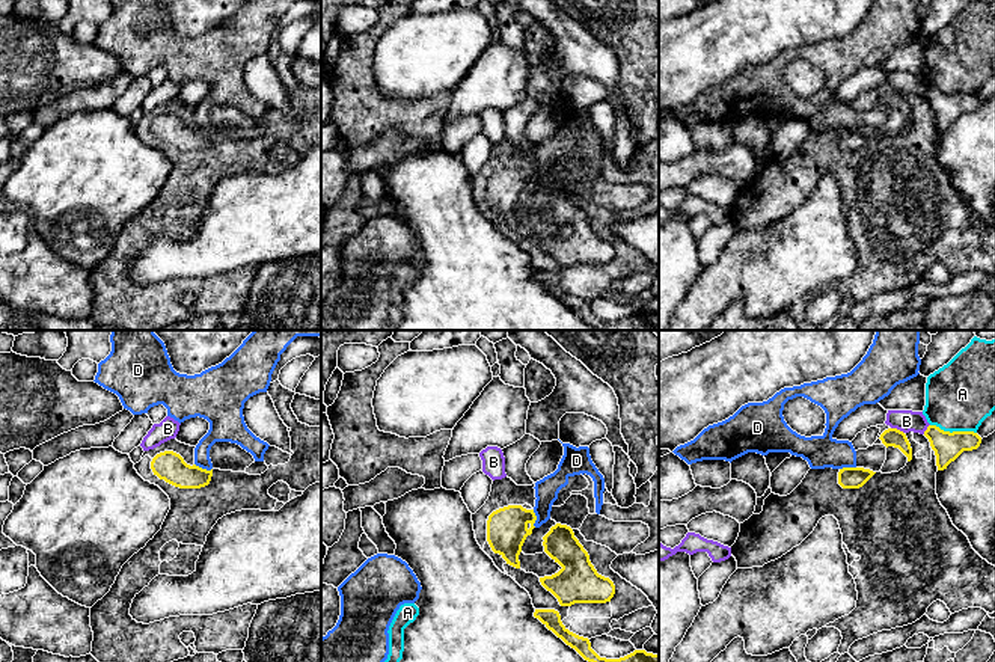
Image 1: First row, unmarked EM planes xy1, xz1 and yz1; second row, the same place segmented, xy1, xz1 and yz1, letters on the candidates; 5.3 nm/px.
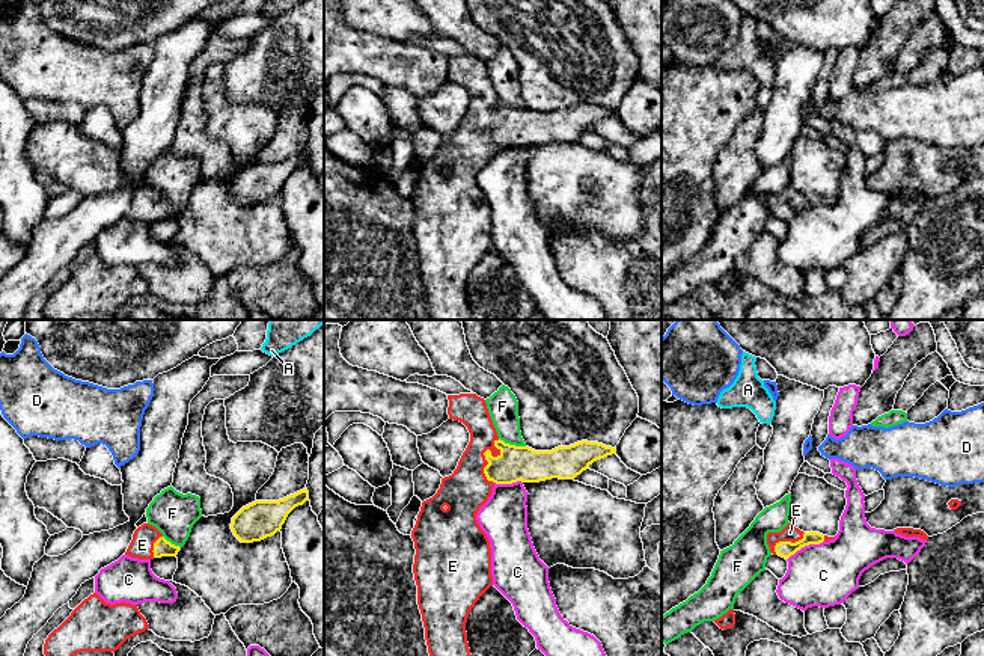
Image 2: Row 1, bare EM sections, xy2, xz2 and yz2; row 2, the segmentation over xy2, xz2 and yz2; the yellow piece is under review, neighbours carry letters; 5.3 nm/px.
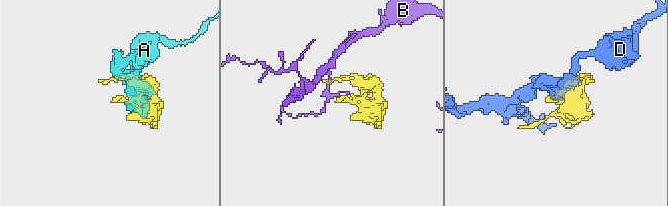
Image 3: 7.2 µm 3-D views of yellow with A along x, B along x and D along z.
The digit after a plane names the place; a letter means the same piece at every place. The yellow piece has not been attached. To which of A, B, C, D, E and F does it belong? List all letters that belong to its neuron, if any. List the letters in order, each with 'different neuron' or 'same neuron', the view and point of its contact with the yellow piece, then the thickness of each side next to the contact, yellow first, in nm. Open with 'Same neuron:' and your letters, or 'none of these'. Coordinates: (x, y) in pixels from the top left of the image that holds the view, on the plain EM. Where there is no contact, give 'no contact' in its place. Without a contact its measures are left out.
Same neuron: E
A: different neuron; contact yz1 (953, 94); calibres 150 and 360 nm
B: different neuron; contact yz1 (896, 91); calibres 100 and 120 nm
C: different neuron; contact yz2 (805, 207); calibres 90 and 340 nm
D: different neuron; contact xy1 (204, 131); calibres 160 and 160 nm
E: same neuron; contact xz2 (484, 115); calibres 190 and 240 nm
F: different neuron; contact xz2 (513, 107); calibres 190 and 160 nm

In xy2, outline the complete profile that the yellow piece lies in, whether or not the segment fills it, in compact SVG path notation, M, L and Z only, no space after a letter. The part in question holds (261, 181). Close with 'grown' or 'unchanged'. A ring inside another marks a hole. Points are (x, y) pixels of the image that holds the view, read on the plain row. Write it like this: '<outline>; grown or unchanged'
M307 151L279 163L255 163L234 179L231 192L241 205L261 204L282 192L288 176L309 161Z; unchanged

